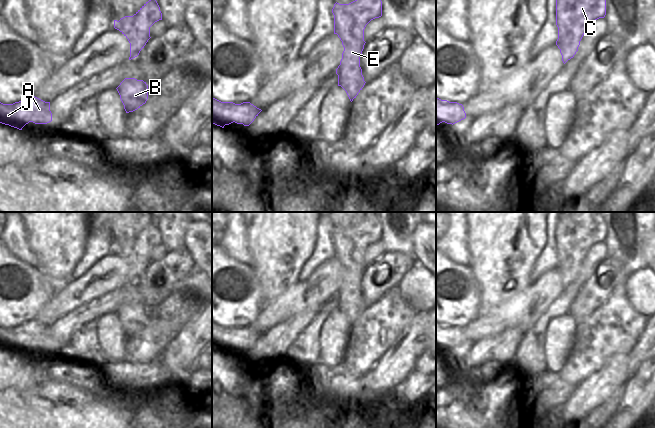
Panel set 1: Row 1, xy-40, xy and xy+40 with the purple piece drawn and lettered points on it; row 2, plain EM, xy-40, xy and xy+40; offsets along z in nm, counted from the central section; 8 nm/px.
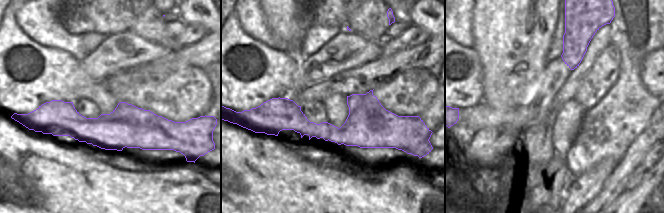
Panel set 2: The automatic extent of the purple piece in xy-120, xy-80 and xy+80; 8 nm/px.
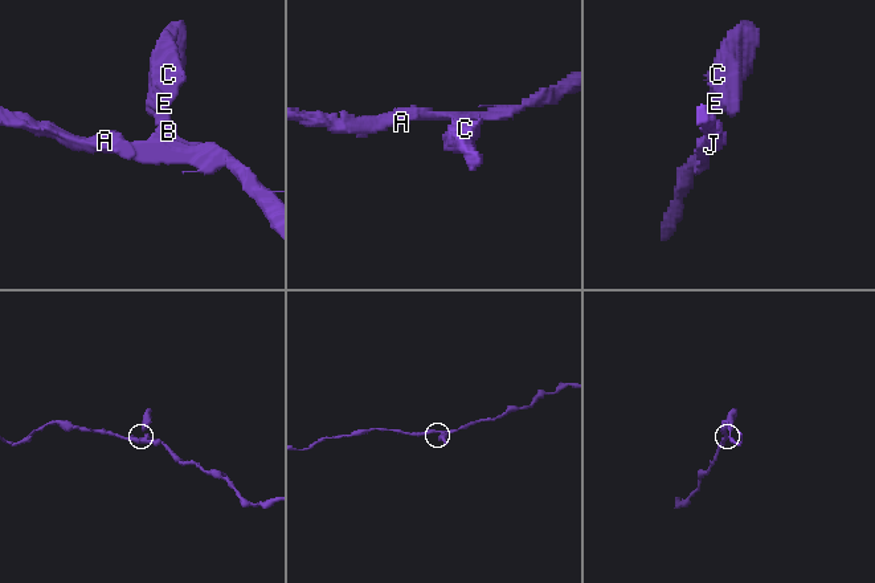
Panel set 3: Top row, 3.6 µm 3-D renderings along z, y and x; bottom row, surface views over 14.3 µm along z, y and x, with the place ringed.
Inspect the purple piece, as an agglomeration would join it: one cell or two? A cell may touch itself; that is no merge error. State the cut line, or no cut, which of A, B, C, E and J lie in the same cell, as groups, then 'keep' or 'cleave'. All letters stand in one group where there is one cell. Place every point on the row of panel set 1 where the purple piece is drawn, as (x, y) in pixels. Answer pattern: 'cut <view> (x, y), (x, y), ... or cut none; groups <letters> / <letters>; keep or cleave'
cut none; groups A B C E J; keep

